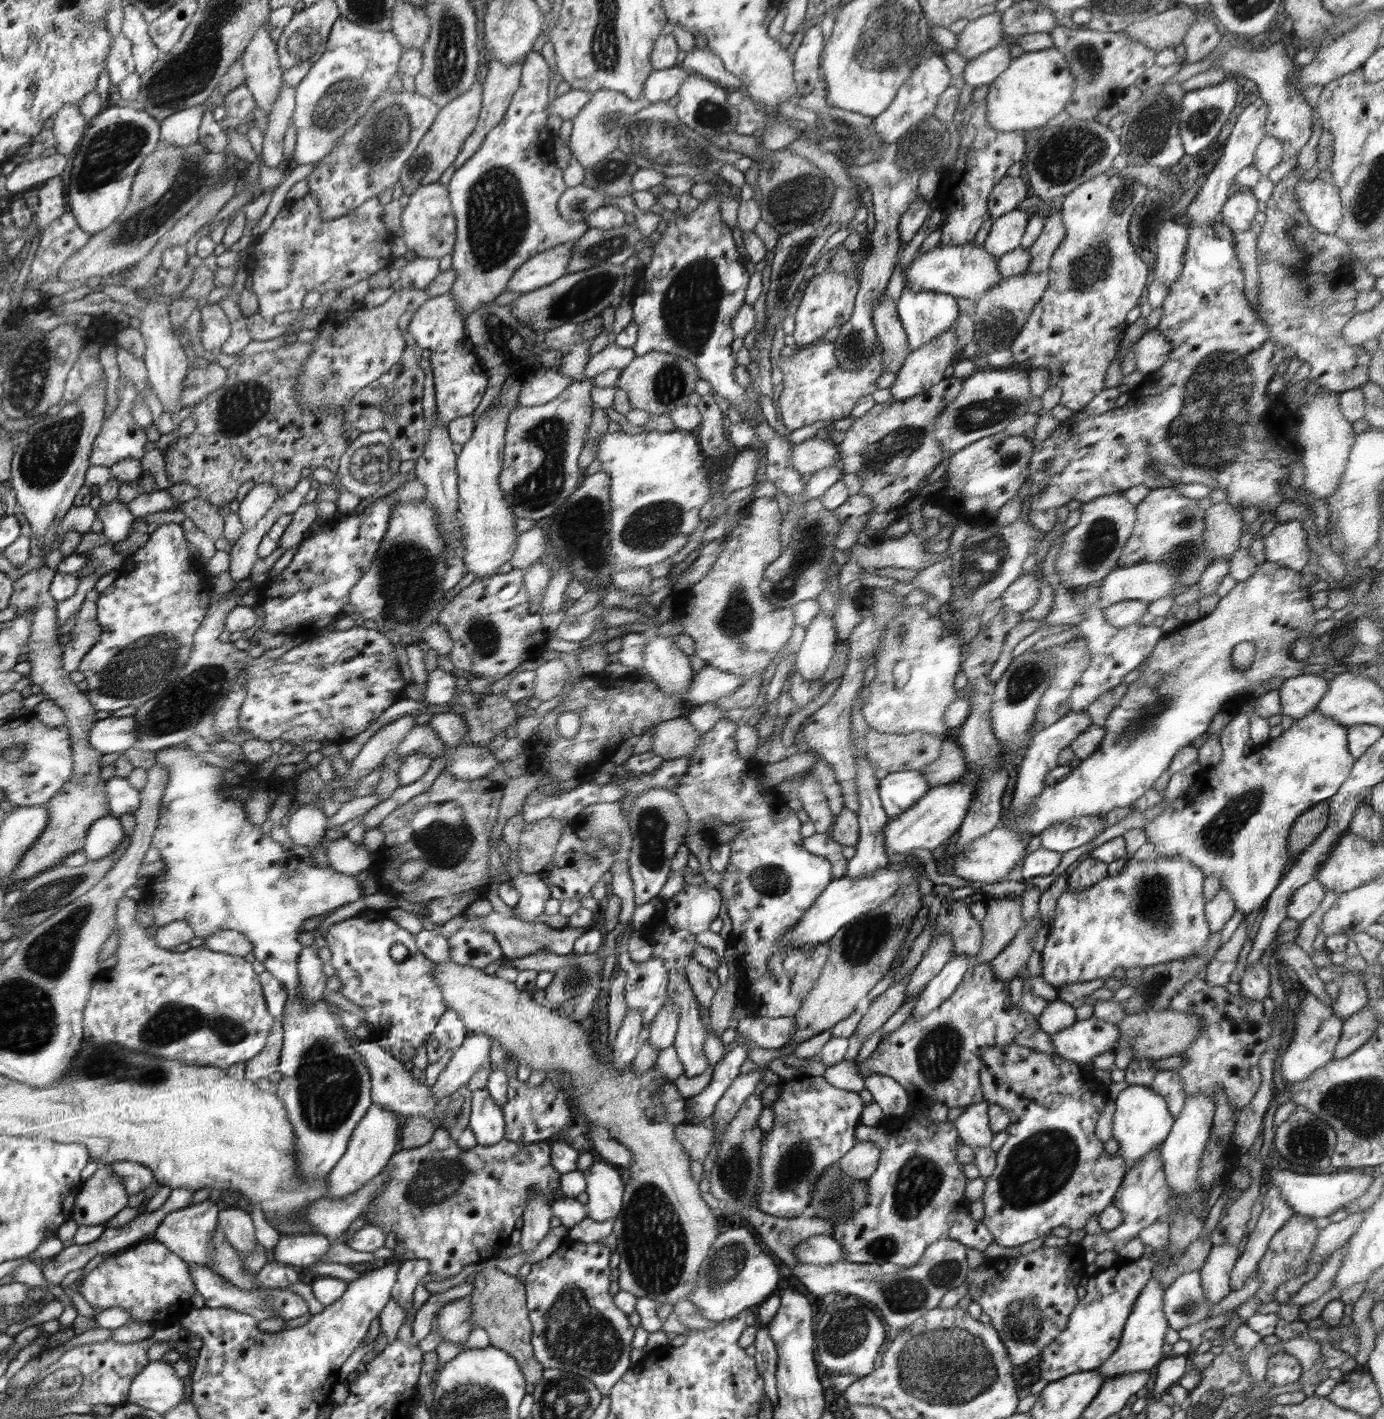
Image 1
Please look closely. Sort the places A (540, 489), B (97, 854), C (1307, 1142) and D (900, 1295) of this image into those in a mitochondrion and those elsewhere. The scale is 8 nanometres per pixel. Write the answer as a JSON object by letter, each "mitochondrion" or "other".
{"A":"mitochondrion","B":"other","C":"mitochondrion","D":"mitochondrion"}

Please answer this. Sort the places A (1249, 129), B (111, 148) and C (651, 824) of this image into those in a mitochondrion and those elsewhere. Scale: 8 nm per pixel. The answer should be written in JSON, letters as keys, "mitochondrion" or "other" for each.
{"A":"other","B":"mitochondrion","C":"mitochondrion"}

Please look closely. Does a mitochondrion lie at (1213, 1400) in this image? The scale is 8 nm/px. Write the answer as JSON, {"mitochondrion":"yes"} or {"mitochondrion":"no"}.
{"mitochondrion":"yes"}

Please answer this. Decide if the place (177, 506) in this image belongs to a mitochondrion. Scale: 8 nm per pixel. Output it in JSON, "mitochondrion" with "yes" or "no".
{"mitochondrion":"no"}

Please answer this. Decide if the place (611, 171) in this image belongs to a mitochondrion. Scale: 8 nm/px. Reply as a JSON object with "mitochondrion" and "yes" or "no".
{"mitochondrion":"yes"}

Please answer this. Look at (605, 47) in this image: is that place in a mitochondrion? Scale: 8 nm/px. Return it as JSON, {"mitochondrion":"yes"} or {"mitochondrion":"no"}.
{"mitochondrion":"yes"}

